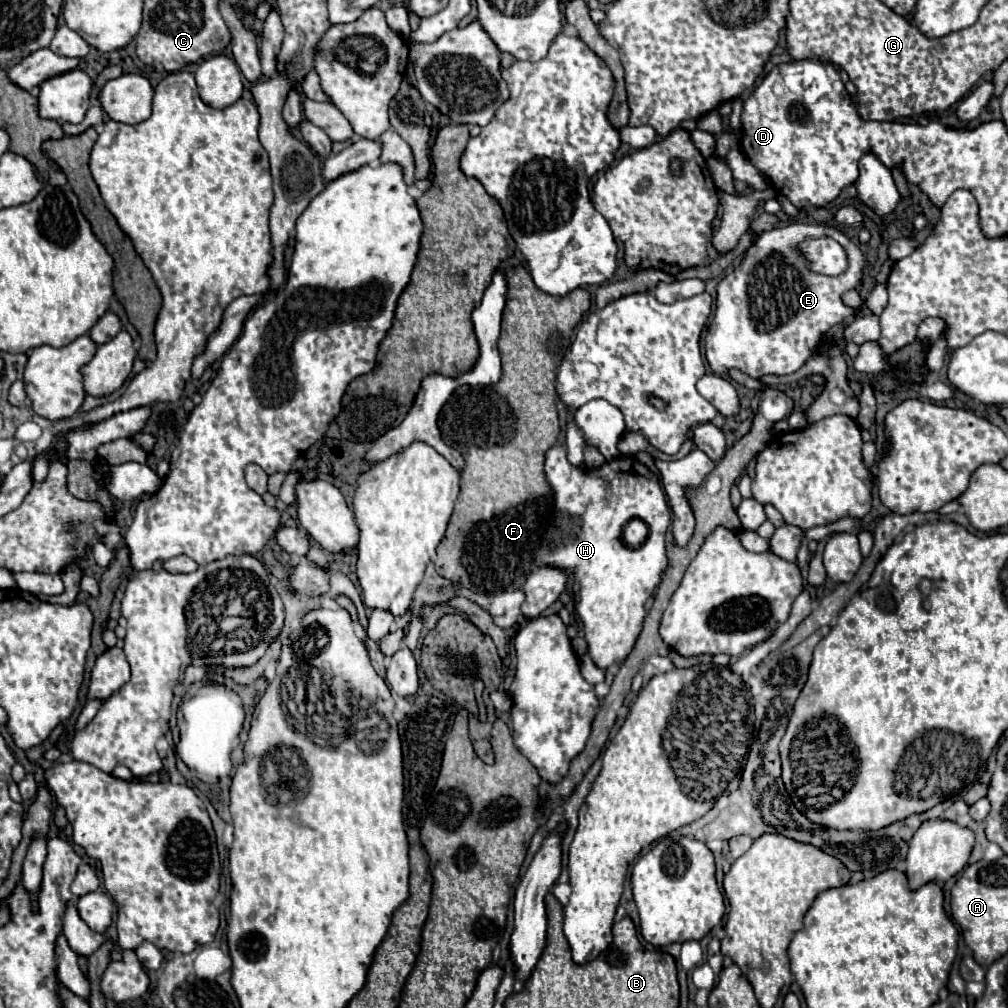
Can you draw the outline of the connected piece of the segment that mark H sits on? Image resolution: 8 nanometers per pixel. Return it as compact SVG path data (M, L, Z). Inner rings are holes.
M557 442L545 452L545 476L555 498L555 518L553 526L545 530L539 550L535 552L535 564L561 568L575 578L575 610L583 622L589 656L601 670L607 670L609 666L621 664L627 658L643 626L643 606L655 592L665 570L665 530L671 522L671 508L667 504L659 478L635 456L615 456L599 468L583 468L573 466L567 460L567 446ZM637 514L643 514L643 522L649 526L649 534L639 548L631 548L623 542L621 530L631 518L637 518Z

